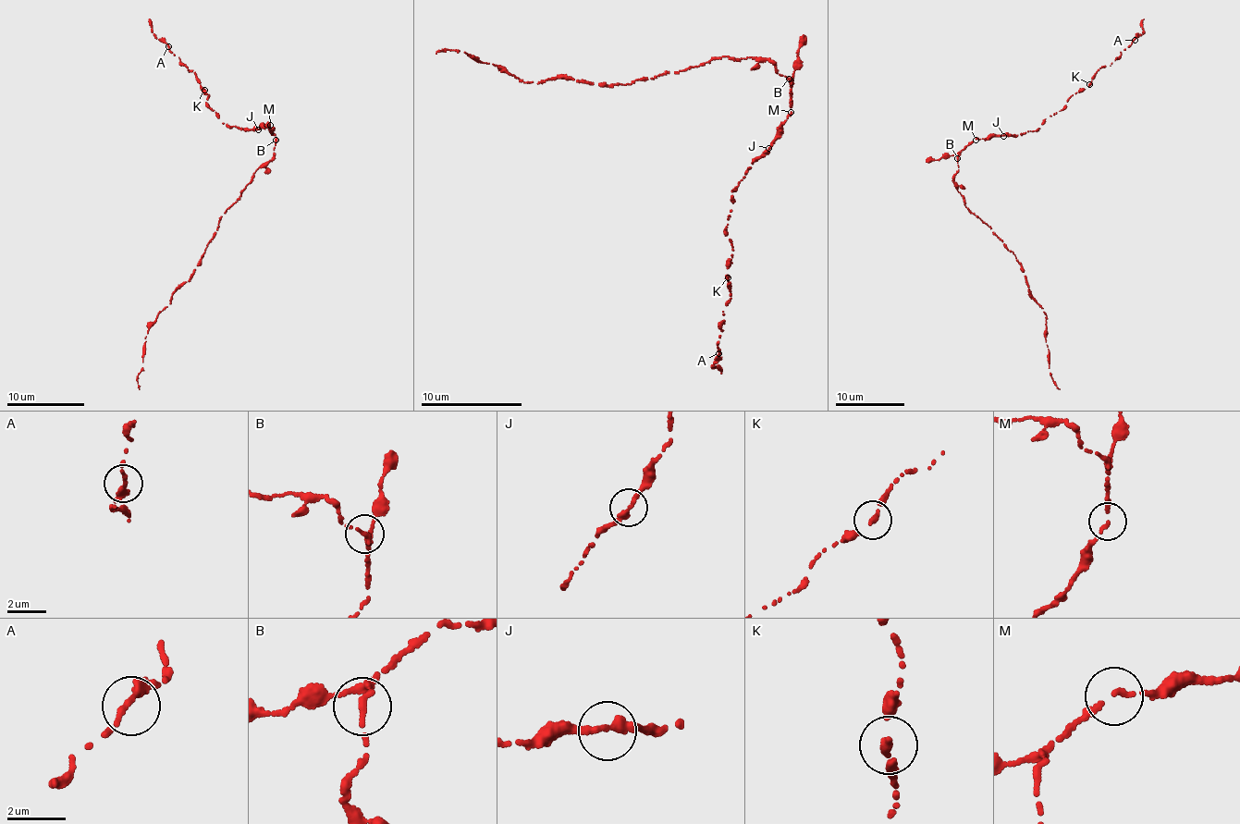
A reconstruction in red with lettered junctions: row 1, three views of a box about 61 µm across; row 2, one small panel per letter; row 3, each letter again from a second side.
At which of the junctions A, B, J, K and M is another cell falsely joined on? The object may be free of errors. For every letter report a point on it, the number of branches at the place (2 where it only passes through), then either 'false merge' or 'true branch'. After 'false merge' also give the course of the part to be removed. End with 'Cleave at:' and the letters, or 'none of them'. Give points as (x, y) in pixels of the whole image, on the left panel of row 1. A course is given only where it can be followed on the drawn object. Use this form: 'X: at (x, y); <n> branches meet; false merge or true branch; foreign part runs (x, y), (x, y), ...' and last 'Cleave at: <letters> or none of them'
A: at (168, 46); 2 branches meet; true branch
B: at (276, 140); 2 branches meet; true branch
J: at (258, 129); 2 branches meet; true branch
K: at (204, 90); 1 branches meet; true branch
M: at (270, 125); 2 branches meet; true branch
Cleave at: none of them

